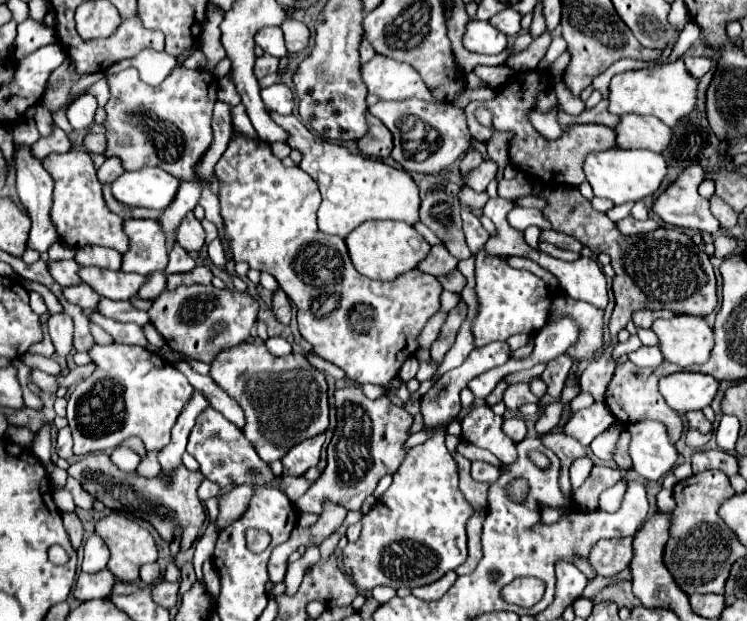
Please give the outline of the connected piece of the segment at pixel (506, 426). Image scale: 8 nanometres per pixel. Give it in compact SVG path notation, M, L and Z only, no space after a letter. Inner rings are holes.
M504 418L502 430L515 443L519 443L527 435L526 423L521 418Z

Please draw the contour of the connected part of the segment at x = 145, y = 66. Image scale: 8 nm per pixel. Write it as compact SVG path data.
M152 48L148 50L142 50L138 56L130 58L130 60L122 60L118 62L116 66L112 66L108 70L108 74L116 74L124 68L130 68L134 66L138 72L140 72L140 78L150 84L150 86L158 86L162 84L176 68L180 68L180 62L176 58L172 58L170 54L166 52L156 52Z

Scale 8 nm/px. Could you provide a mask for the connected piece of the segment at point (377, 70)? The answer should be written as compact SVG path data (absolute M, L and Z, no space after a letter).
M374 54L374 58L362 66L362 78L368 86L368 92L380 96L380 100L420 98L432 104L436 102L432 100L432 94L428 94L428 86L424 86L420 74L412 70L412 66L384 58L382 54Z

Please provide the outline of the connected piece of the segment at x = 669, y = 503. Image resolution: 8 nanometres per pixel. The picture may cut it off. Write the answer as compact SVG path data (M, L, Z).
M660 490L658 494L658 512L660 514L672 514L672 510L676 508L676 502L672 498L672 492L670 490Z

